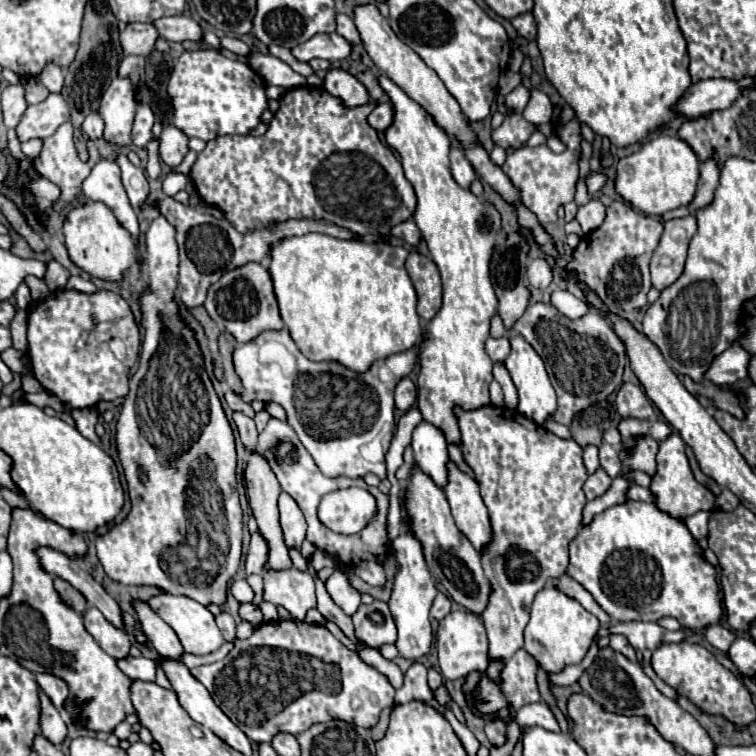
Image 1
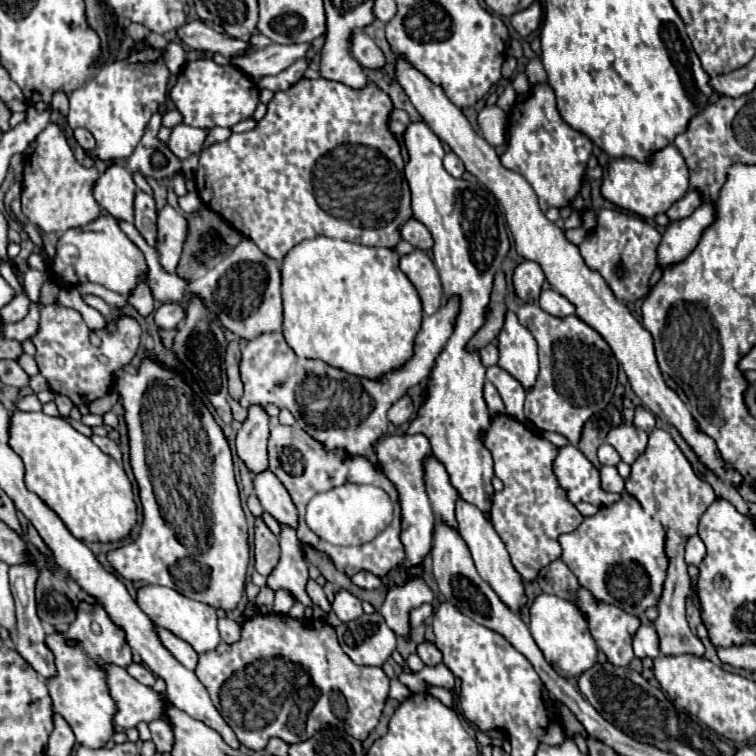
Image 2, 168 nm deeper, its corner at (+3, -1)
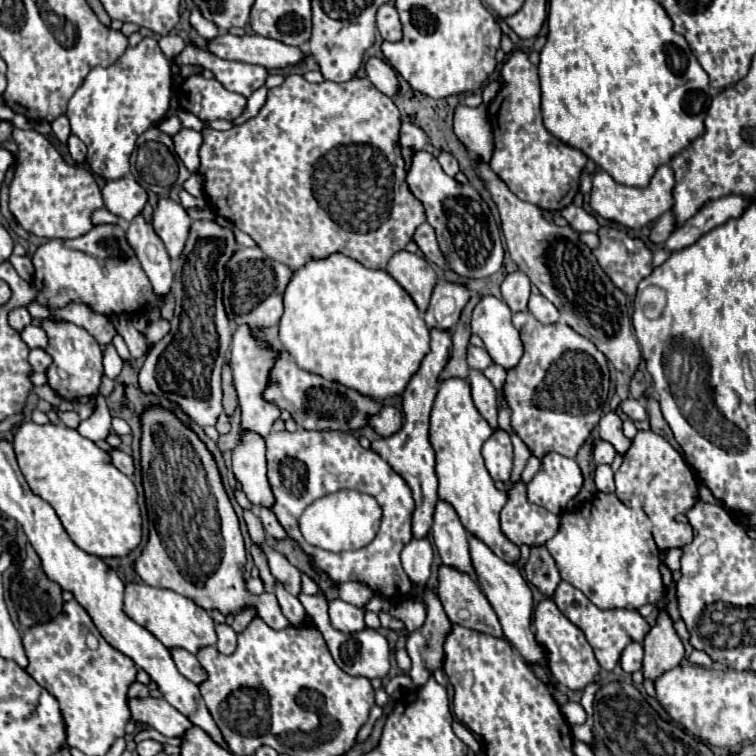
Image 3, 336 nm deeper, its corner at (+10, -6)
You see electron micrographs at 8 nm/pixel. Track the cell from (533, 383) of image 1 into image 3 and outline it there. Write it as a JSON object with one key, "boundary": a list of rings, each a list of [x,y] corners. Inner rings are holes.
{"boundary":[[[484,296],[472,312],[472,332],[484,340],[488,354],[498,366],[506,370],[518,366],[524,344],[512,324],[512,312],[504,300]]]}

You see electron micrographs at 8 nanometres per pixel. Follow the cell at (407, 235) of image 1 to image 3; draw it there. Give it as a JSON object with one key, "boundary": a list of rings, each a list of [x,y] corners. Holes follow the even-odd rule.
{"boundary":[[[426,222],[420,224],[412,236],[412,240],[418,244],[418,248],[422,250],[422,254],[426,256],[428,262],[436,264],[436,266],[446,266],[444,262],[444,256],[440,254],[440,248],[438,248],[438,242],[436,242],[436,234],[432,230],[432,226],[428,226]]]}

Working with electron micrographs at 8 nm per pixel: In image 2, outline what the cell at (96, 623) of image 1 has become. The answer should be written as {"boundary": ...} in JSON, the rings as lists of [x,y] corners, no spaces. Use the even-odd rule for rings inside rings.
{"boundary":[[[81,601],[79,609],[77,609],[77,617],[75,621],[69,625],[67,631],[53,631],[47,635],[47,647],[51,649],[51,653],[55,655],[55,667],[57,667],[57,675],[51,677],[51,681],[47,681],[49,693],[53,697],[53,705],[55,711],[69,723],[69,727],[73,729],[77,743],[81,743],[83,747],[89,749],[99,749],[105,747],[105,743],[113,737],[113,717],[115,717],[115,701],[111,701],[111,693],[107,689],[107,673],[103,671],[103,665],[117,665],[117,667],[127,667],[131,665],[131,647],[125,641],[125,633],[113,625],[113,621],[107,617],[107,613],[93,603]],[[97,621],[101,625],[101,635],[93,635],[91,631],[91,623]],[[75,641],[73,647],[69,647],[67,643]]]}

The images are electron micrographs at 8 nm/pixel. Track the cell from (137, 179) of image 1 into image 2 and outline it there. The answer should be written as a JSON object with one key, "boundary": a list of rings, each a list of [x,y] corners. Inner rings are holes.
{"boundary":[[[137,191],[135,195],[135,227],[143,239],[155,247],[157,241],[157,209],[151,195]]]}

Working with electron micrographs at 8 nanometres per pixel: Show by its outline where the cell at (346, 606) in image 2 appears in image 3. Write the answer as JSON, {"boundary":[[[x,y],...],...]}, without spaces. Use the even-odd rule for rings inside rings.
{"boundary":[[[332,600],[328,606],[328,614],[330,614],[330,622],[336,630],[358,632],[358,630],[366,628],[362,610],[344,600]]]}

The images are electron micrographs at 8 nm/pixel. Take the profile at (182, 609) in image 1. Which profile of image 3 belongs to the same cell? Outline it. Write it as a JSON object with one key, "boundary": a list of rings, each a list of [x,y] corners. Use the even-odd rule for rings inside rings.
{"boundary":[[[126,584],[124,612],[140,626],[150,630],[166,648],[184,648],[196,654],[200,648],[216,644],[214,620],[210,614],[196,606],[192,600],[166,588],[152,588],[146,584]]]}

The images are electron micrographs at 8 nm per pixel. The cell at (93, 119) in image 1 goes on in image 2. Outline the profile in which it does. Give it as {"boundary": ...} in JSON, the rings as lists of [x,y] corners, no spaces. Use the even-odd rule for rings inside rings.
{"boundary":[[[75,129],[75,139],[77,139],[77,143],[79,143],[85,151],[95,149],[95,139],[93,139],[93,135],[91,135],[87,129]]]}

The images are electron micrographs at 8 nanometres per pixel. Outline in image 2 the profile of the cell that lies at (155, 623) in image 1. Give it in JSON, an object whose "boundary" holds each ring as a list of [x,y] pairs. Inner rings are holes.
{"boundary":[[[157,629],[157,635],[159,635],[159,639],[161,639],[161,643],[171,651],[171,655],[181,663],[181,665],[185,665],[187,669],[195,669],[195,665],[197,665],[197,653],[195,653],[195,649],[187,643],[187,641],[183,641],[183,639],[179,639],[177,635],[173,635],[171,631],[167,631],[167,629]]]}

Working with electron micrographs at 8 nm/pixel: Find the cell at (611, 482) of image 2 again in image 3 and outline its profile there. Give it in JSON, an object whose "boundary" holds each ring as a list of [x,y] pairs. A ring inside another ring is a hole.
{"boundary":[[[598,466],[596,472],[594,472],[594,482],[596,482],[596,488],[598,492],[604,492],[604,494],[612,494],[614,492],[614,472],[610,466]]]}

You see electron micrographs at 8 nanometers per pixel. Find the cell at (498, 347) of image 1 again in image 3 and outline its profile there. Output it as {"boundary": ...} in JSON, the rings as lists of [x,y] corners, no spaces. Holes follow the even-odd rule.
{"boundary":[[[470,346],[468,348],[468,364],[472,370],[486,370],[492,364],[492,358],[484,348]]]}

